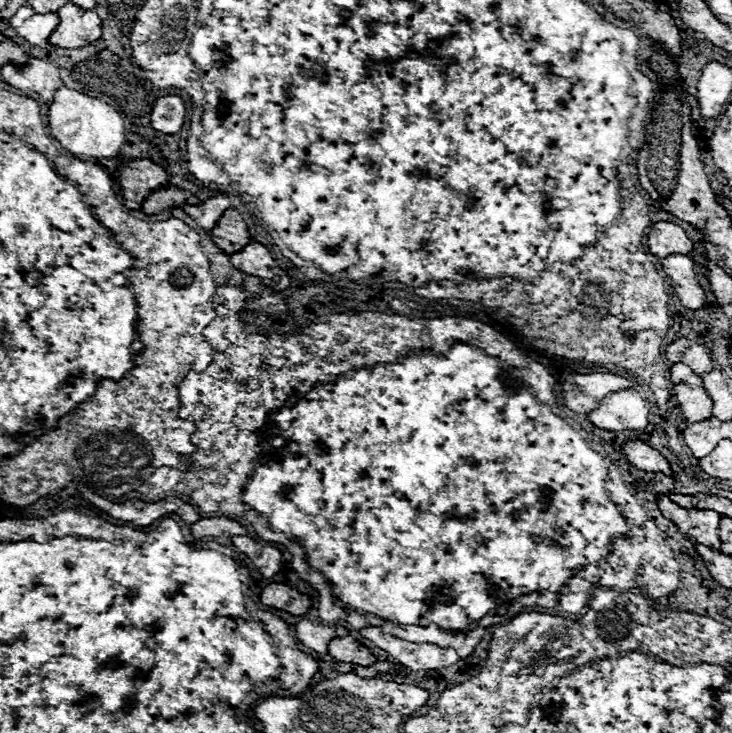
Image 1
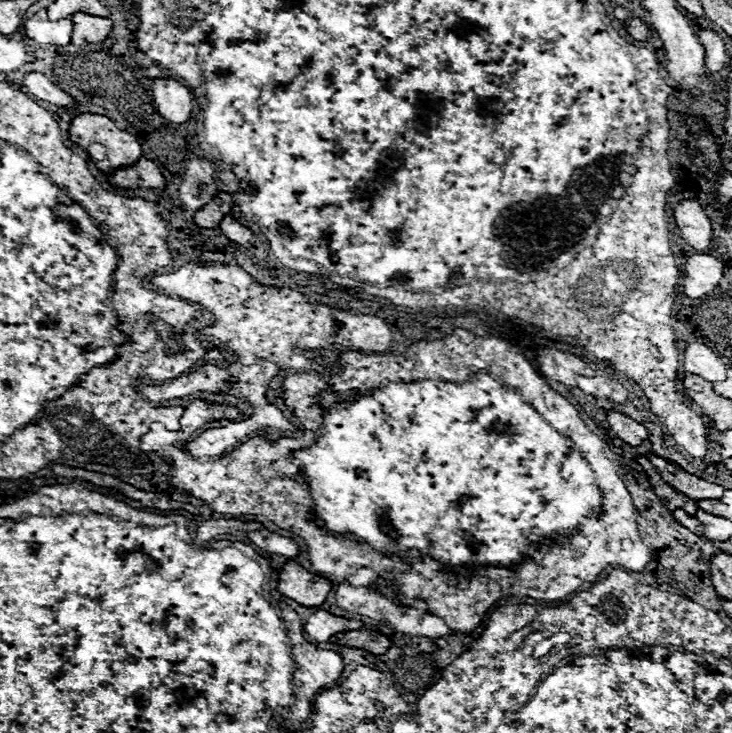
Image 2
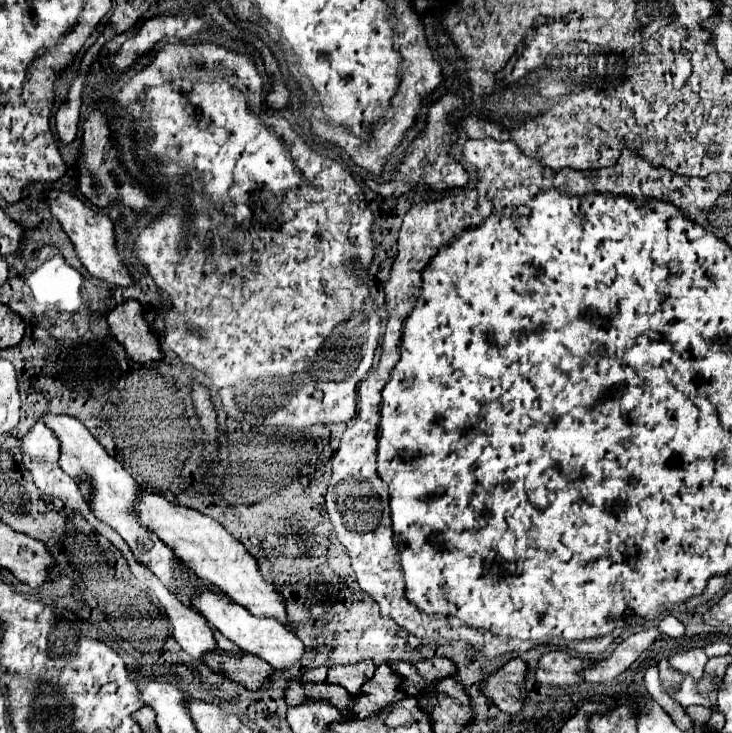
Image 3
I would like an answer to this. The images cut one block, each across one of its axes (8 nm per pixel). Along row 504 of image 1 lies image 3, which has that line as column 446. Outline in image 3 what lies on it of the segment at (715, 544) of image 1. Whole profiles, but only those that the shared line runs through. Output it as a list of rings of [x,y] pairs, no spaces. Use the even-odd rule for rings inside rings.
[[[432,658],[416,664],[400,662],[400,664],[392,664],[392,668],[396,668],[400,676],[404,676],[404,684],[408,686],[408,692],[412,692],[412,696],[420,696],[424,688],[430,688],[434,682],[442,678],[456,676],[458,672],[456,664],[448,658]]]

